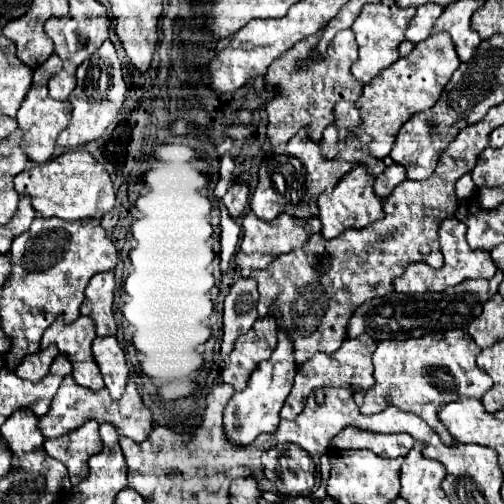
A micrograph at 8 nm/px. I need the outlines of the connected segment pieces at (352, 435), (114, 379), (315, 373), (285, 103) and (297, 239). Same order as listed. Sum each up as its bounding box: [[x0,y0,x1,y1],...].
[[332,428,414,458],[92,336,128,398],[280,336,376,420],[266,30,362,146],[236,212,322,272]]

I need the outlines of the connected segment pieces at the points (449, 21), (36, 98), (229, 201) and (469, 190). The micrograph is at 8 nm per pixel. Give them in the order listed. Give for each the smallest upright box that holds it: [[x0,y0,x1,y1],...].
[[434,2,480,62],[16,54,70,162],[222,184,248,218],[456,174,476,200]]

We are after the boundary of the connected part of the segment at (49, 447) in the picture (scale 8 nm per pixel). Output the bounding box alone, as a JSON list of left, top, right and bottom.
[44,420,102,486]

